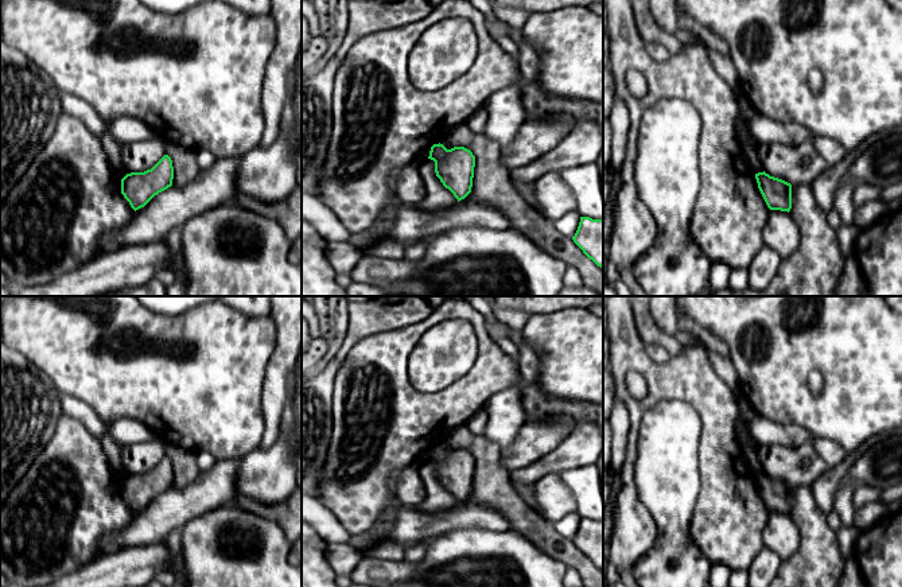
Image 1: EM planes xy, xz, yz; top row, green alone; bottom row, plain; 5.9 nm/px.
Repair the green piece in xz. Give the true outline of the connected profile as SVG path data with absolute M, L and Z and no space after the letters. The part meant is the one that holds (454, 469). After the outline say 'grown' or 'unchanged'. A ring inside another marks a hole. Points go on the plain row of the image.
M433 446L428 460L435 463L435 474L443 487L459 502L464 501L473 489L475 458L464 448L447 451Z | unchanged

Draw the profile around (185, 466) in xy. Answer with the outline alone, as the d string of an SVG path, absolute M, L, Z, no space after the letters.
M166 444L166 456L171 459L174 469L171 489L183 489L199 477L201 471L197 464L195 452Z

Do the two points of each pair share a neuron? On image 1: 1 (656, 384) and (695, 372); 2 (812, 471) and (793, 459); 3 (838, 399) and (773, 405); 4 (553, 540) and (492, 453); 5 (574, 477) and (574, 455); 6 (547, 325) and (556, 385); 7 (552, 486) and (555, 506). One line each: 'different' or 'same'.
1: same
2: same
3: same
4: same
5: different
6: same
7: same

